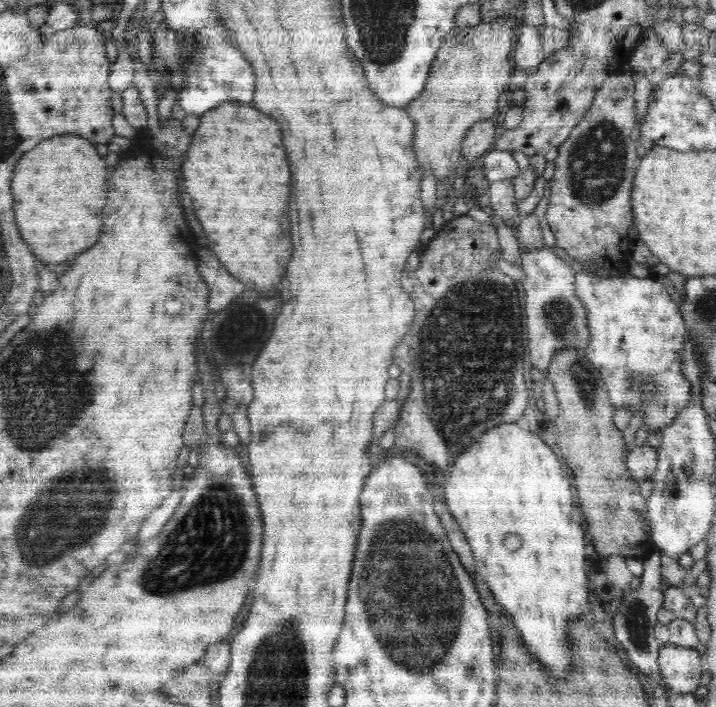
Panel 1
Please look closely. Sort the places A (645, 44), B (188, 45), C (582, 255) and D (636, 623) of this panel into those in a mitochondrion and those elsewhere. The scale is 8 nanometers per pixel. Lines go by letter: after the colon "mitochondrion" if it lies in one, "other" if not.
A: other
B: mitochondrion
C: other
D: mitochondrion

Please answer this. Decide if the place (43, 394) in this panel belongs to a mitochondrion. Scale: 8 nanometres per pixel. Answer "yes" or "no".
yes

